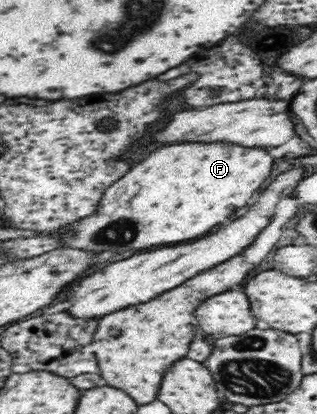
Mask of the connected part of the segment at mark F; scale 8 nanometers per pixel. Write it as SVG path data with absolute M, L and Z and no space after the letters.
M230 144L164 145L134 164L122 178L105 188L94 212L72 222L70 226L64 226L58 232L52 232L52 237L62 243L60 247L92 251L94 254L104 252L106 261L102 266L118 262L122 256L132 256L126 252L196 240L208 234L220 222L224 224L247 210L252 196L258 193L258 188L268 178L272 163L272 156L265 148L238 148Z

